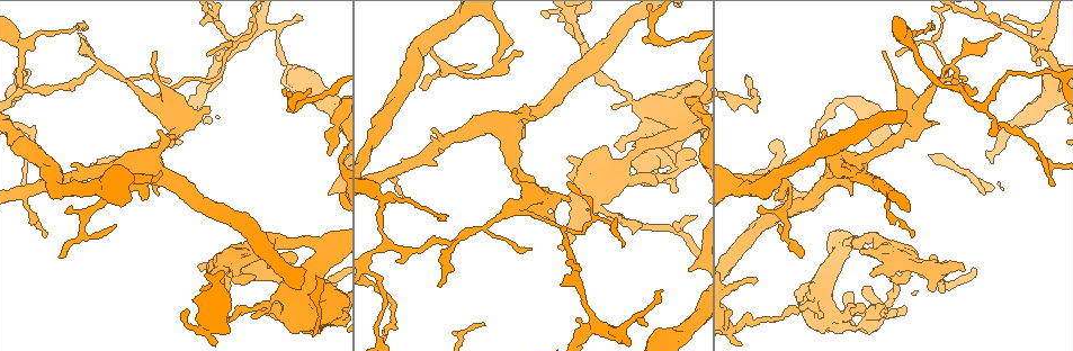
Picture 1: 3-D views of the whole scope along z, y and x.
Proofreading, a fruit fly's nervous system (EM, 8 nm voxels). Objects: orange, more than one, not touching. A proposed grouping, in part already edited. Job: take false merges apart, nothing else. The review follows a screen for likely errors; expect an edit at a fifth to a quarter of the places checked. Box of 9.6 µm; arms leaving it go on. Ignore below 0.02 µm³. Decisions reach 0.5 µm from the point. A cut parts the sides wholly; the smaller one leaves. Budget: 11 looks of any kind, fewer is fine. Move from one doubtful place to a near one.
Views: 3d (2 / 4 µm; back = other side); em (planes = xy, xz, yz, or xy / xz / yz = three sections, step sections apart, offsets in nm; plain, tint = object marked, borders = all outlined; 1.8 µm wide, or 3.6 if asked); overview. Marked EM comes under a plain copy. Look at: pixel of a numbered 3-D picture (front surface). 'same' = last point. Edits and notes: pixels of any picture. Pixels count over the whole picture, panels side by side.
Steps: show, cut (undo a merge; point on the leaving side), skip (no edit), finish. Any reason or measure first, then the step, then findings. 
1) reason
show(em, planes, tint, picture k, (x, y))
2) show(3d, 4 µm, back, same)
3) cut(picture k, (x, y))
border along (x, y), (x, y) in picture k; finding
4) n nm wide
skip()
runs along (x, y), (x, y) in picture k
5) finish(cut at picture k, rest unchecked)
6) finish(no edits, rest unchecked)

a fork
show(3d, 4 µm, back, picture 1, (461, 236))

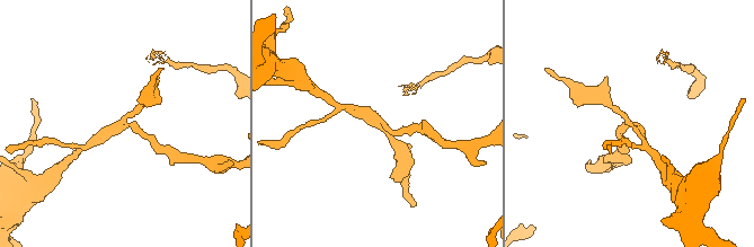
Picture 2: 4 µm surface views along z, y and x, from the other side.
3 arms; shape alone is not enough
show(em, xy, step 4, tint, picture 2, (124, 125))

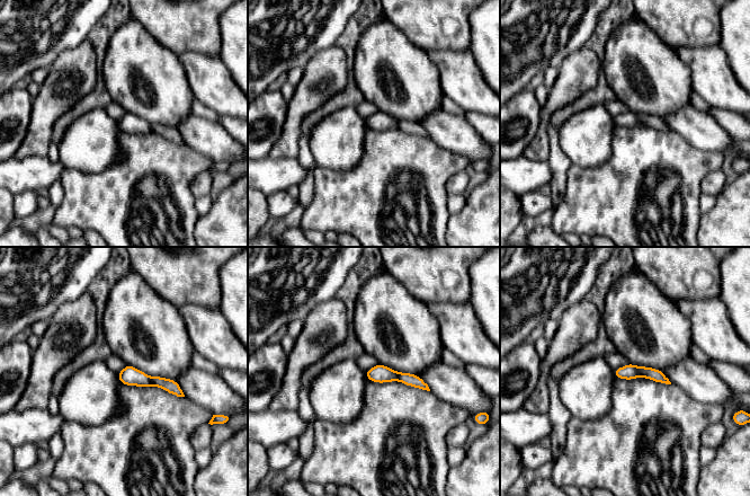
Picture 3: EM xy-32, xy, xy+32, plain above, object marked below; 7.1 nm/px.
show(em, planes, borders, same)

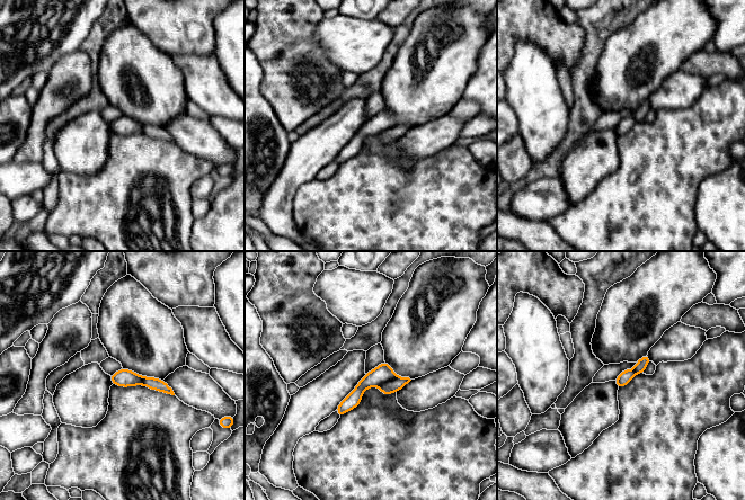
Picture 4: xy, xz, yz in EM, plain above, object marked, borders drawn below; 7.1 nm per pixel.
100 nm wide
cut(picture 4, (382, 373))
a second cell is stuck on

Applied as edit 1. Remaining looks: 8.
sharp bend
show(em, 3.6 µm, planes, tint, picture 1, (911, 265))

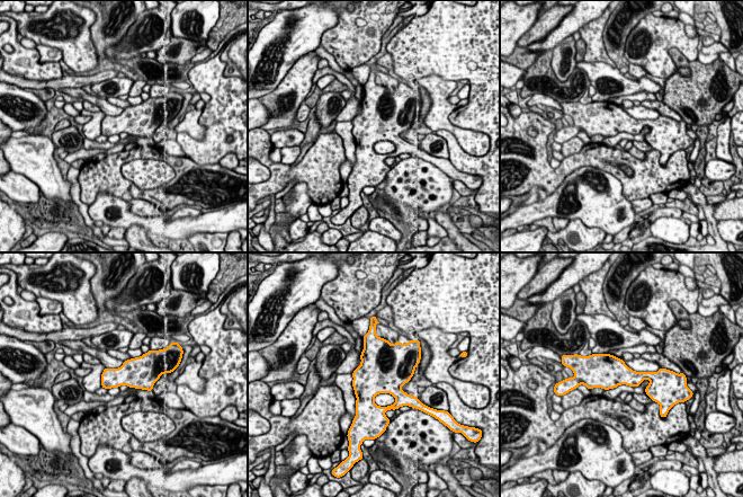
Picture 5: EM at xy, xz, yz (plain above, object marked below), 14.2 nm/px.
340 nm wide
skip()
continuous, no second cell

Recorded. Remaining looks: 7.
thin neck
show(3d, 4 µm, picture 1, (674, 167))

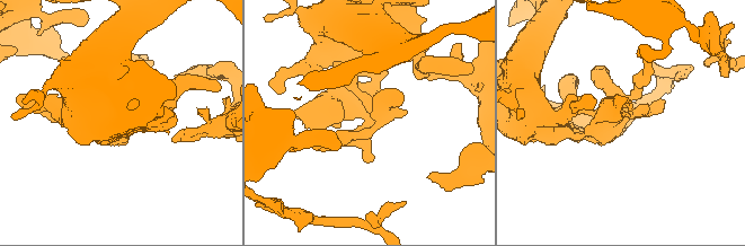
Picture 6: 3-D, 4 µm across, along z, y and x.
shape alone is not enough
show(em, xz, step 16, tint, picture 6, (368, 120))

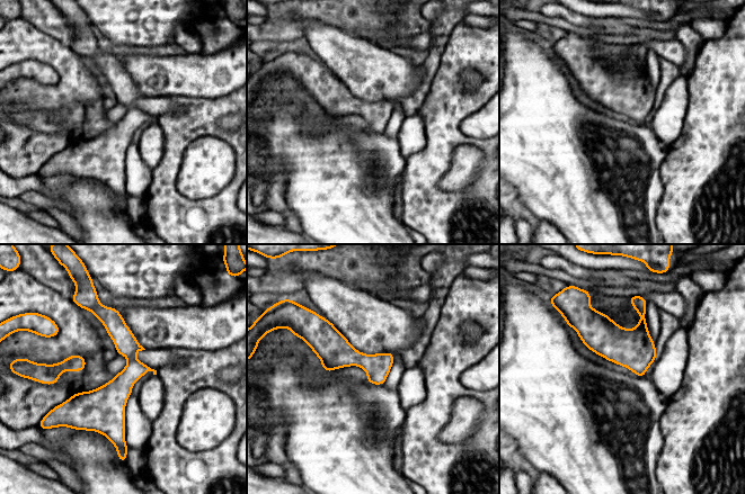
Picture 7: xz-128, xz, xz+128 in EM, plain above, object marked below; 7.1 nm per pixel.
another direction
show(em, planes, tint, same)

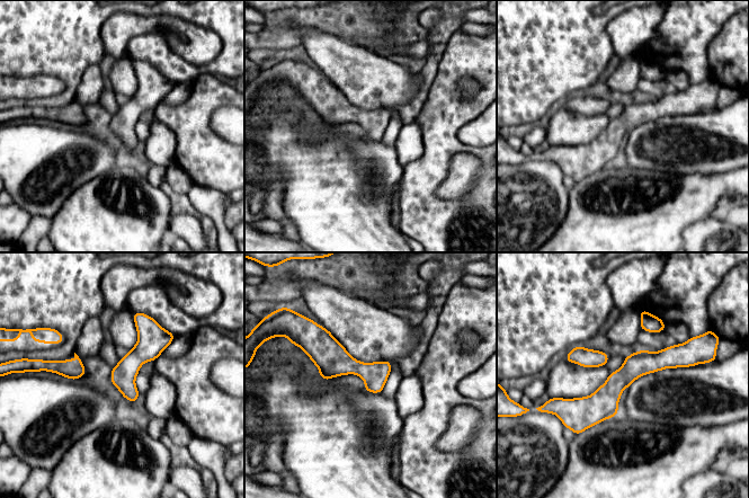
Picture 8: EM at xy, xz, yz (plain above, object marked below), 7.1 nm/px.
skip()
runs along (688, 362), (560, 402) in picture 8; all the same cell

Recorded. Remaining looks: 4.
sharp bend
show(em, xz, step 16, borders, picture 1, (753, 104))

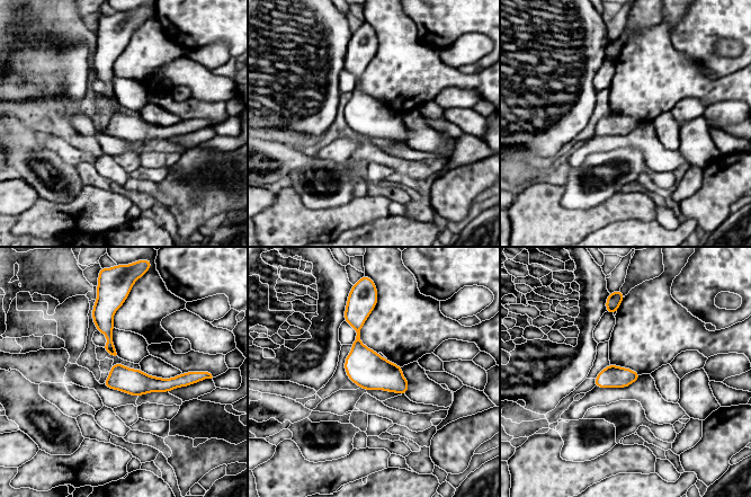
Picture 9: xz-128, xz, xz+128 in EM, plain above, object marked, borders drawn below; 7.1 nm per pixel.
show(em, planes, borders, same)

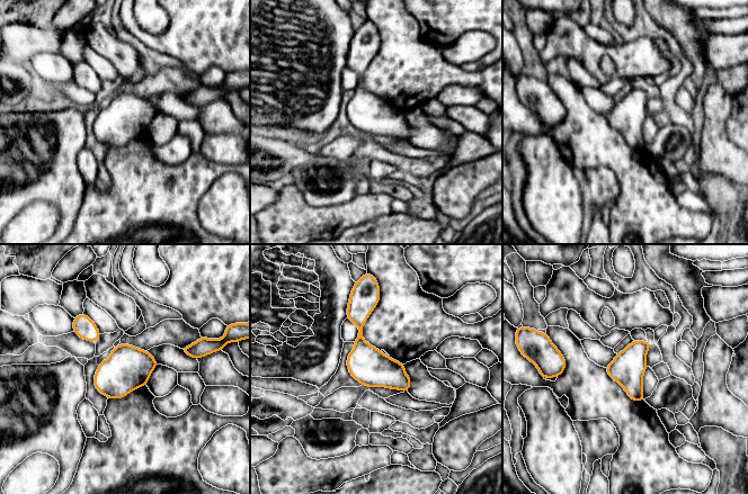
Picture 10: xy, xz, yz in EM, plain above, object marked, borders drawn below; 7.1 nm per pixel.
skip()
all the same cell

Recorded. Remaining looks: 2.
finish(cut at picture 4, rest unchecked)

